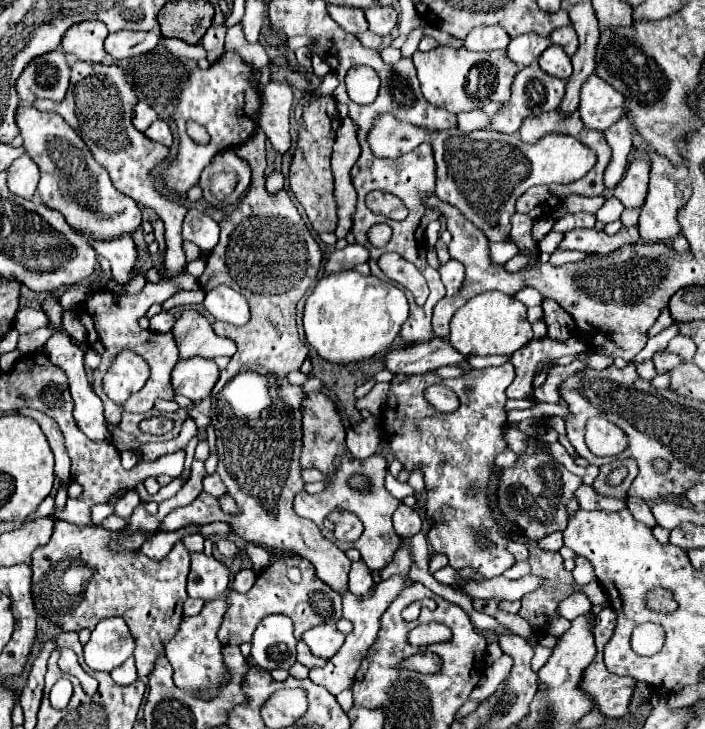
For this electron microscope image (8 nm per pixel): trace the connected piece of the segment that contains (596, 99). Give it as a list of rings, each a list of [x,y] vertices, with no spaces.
[[[592,74],[582,86],[578,112],[586,128],[604,132],[626,114],[626,98],[608,82]]]

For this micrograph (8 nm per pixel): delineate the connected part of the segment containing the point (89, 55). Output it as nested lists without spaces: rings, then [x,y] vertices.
[[[90,20],[80,22],[64,34],[62,50],[74,54],[78,60],[84,62],[104,62],[104,38],[108,36],[108,28],[104,28],[102,22]]]

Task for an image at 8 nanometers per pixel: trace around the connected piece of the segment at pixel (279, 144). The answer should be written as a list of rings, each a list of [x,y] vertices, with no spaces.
[[[272,80],[262,90],[262,110],[258,124],[272,142],[272,146],[284,154],[292,142],[290,142],[290,110],[292,110],[292,90],[286,82]]]

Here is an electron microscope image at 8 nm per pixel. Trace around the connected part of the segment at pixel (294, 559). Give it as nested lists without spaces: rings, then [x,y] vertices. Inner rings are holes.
[[[288,556],[288,558],[280,558],[280,560],[272,562],[258,574],[258,580],[252,586],[252,590],[248,590],[246,594],[238,594],[238,592],[230,590],[228,602],[230,602],[230,606],[224,614],[224,620],[218,630],[218,640],[224,646],[228,646],[228,644],[240,646],[244,642],[250,642],[258,622],[274,612],[280,612],[280,614],[292,618],[294,636],[298,640],[308,628],[314,628],[320,624],[330,624],[330,622],[336,624],[342,618],[340,596],[328,584],[318,580],[312,564],[300,556]]]

